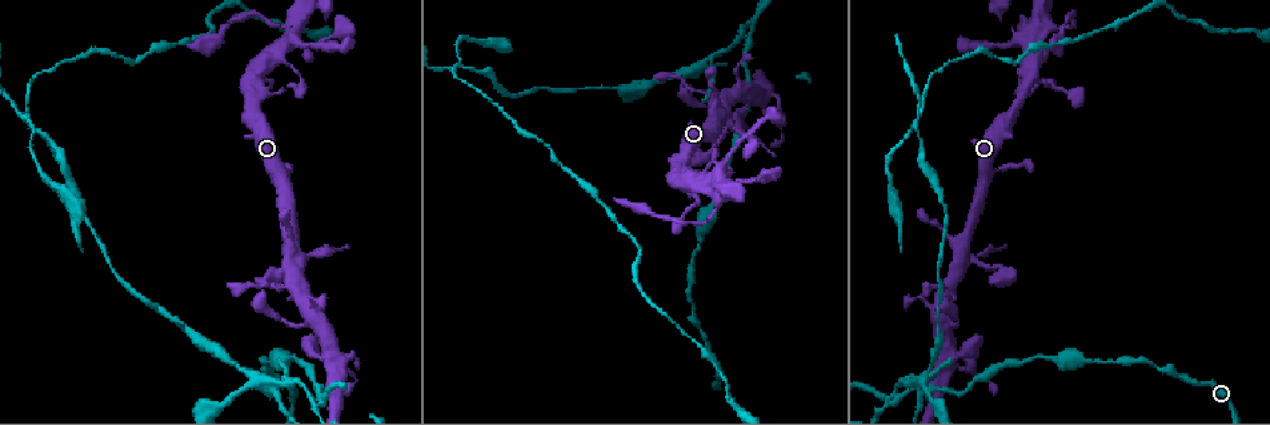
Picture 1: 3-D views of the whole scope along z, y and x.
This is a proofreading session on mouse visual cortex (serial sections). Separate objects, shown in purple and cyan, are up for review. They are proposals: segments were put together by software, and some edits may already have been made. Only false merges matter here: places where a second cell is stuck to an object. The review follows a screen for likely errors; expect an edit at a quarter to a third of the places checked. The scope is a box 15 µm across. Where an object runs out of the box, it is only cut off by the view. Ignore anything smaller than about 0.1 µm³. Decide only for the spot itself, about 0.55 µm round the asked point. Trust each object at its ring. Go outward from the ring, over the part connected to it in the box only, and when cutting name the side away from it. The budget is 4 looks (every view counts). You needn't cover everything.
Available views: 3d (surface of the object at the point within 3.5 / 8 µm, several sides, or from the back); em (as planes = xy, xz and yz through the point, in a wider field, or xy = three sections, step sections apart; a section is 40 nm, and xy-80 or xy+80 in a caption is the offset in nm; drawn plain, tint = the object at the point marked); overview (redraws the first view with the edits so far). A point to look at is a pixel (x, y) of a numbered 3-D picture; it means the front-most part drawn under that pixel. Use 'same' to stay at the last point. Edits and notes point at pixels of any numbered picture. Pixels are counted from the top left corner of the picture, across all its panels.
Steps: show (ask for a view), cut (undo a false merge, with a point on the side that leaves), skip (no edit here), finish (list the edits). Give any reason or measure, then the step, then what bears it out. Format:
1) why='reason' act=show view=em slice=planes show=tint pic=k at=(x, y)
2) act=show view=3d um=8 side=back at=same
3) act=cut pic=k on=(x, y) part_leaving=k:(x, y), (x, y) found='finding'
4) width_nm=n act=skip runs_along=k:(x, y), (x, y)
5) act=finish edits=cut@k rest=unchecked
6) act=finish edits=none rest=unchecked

why='sudden change in width' act=show view=3d um=3.5 pic=1 at=(1056, 28)

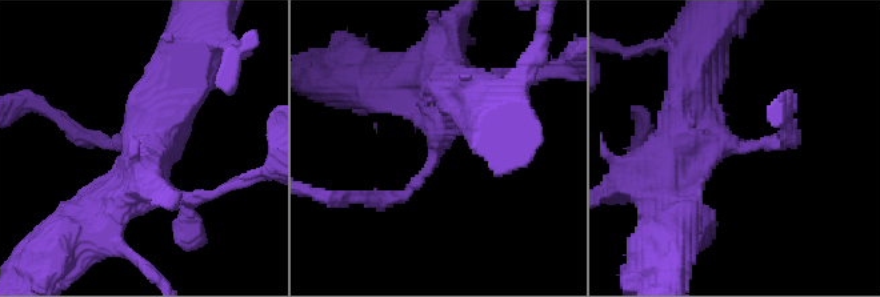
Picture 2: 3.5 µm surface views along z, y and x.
why='shape alone is not enough' act=show view=em slice=xy step=1 show=tint pic=2 at=(437, 153)

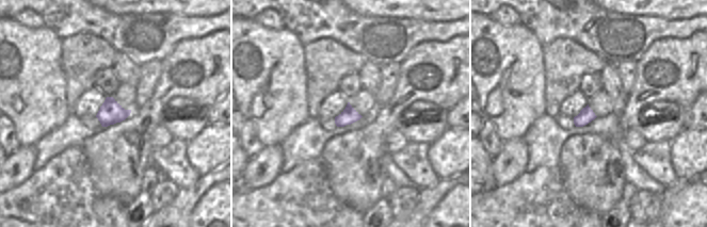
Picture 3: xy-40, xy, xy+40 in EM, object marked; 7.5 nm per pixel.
arm_widths_nm=150,600 act=skip runs_along=2:(670, 179), (696, 145), (782, 145), (790, 129) found='one cell here'

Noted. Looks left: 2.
why='abrupt turn' act=show view=3d um=3.5 pic=1 at=(890, 403)

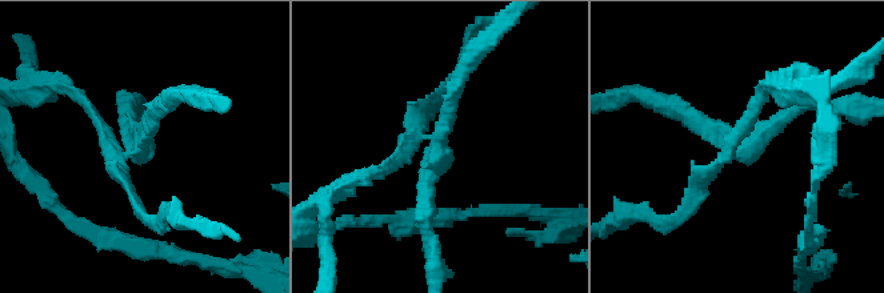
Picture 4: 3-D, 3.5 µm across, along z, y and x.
arms=4 arm_widths_nm=100,150,200,200 why='now the EM' act=show view=em slice=xy step=1 show=tint pic=4 at=(436, 146)

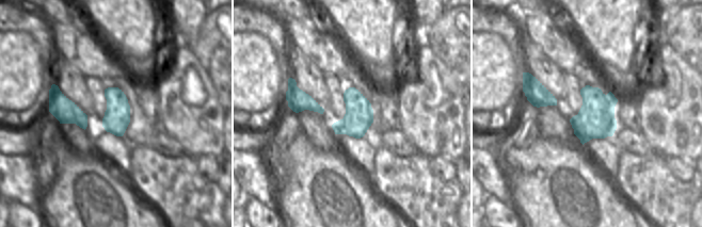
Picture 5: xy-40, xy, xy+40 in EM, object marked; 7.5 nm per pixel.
act=cut pic=4 on=(692, 187) part_leaving=4:(134, 153), (118, 157), (90, 104), (56, 84) found='a second cell is stuck on'

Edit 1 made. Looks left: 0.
act=finish edits=cut@4 rest=unchecked

